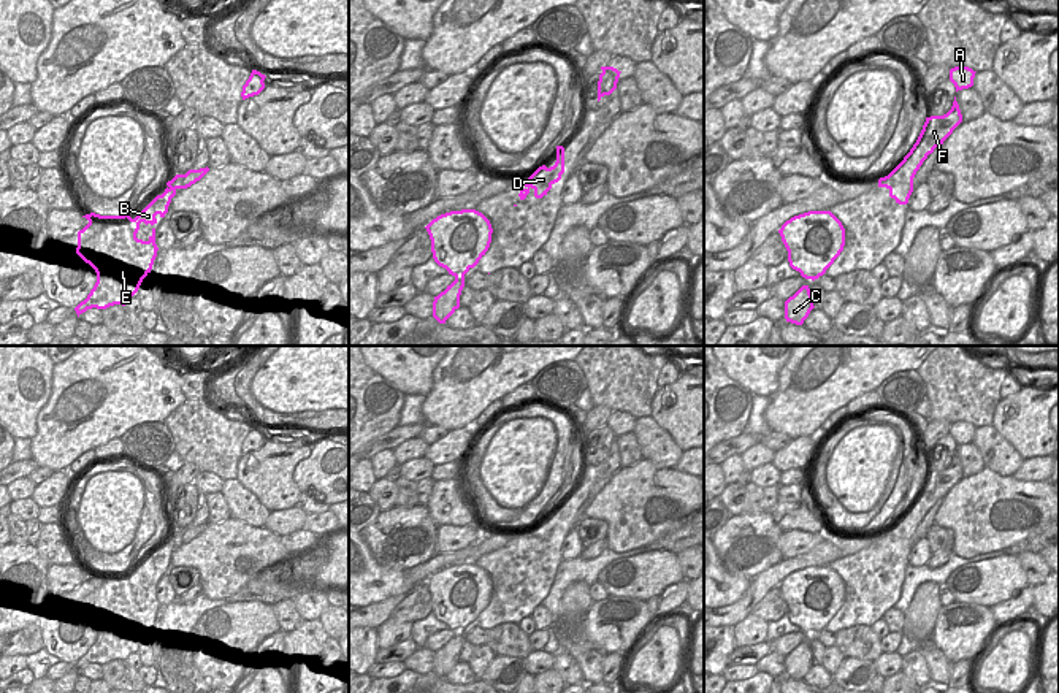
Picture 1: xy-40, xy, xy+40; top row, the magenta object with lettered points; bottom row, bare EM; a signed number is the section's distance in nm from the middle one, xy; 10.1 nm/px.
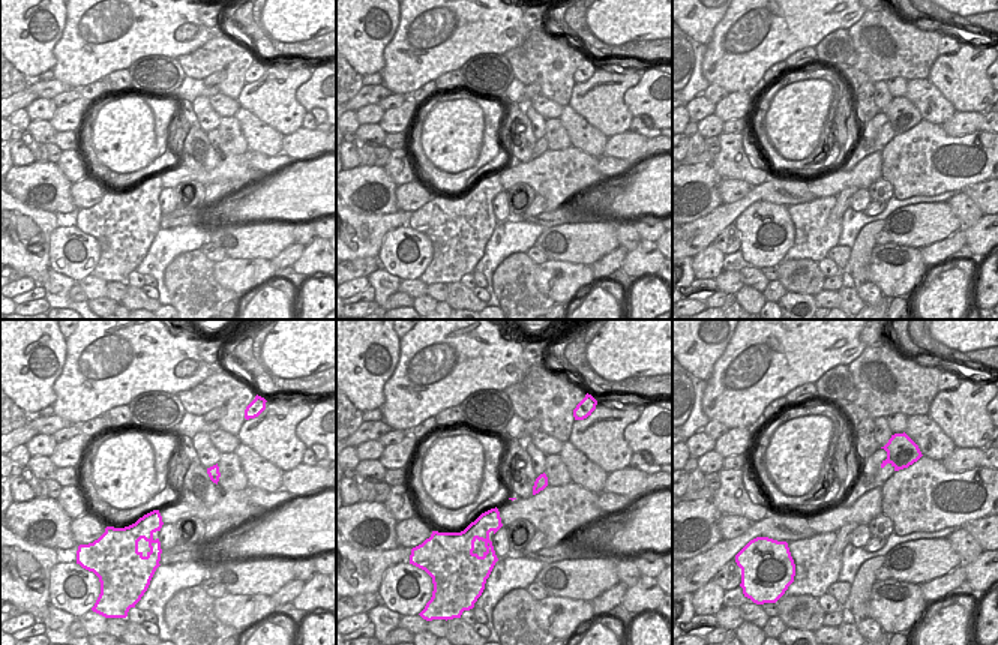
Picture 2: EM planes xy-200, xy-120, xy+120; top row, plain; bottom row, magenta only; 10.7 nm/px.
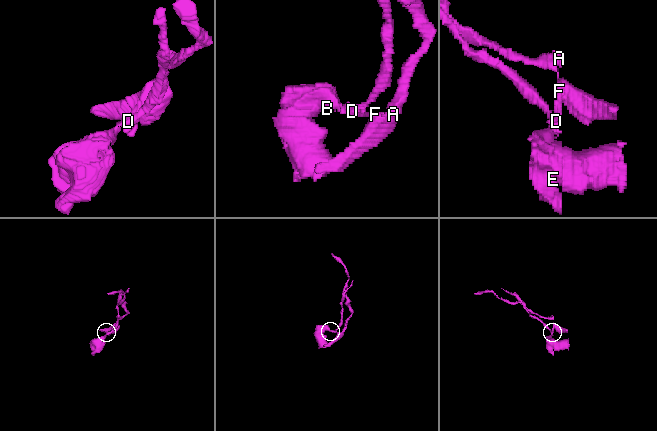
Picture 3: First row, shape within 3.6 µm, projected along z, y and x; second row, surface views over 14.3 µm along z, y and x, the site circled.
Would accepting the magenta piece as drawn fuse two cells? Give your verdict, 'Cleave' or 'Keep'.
Cleave.

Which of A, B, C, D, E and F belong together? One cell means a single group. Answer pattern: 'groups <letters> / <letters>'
groups A D F / B C E

